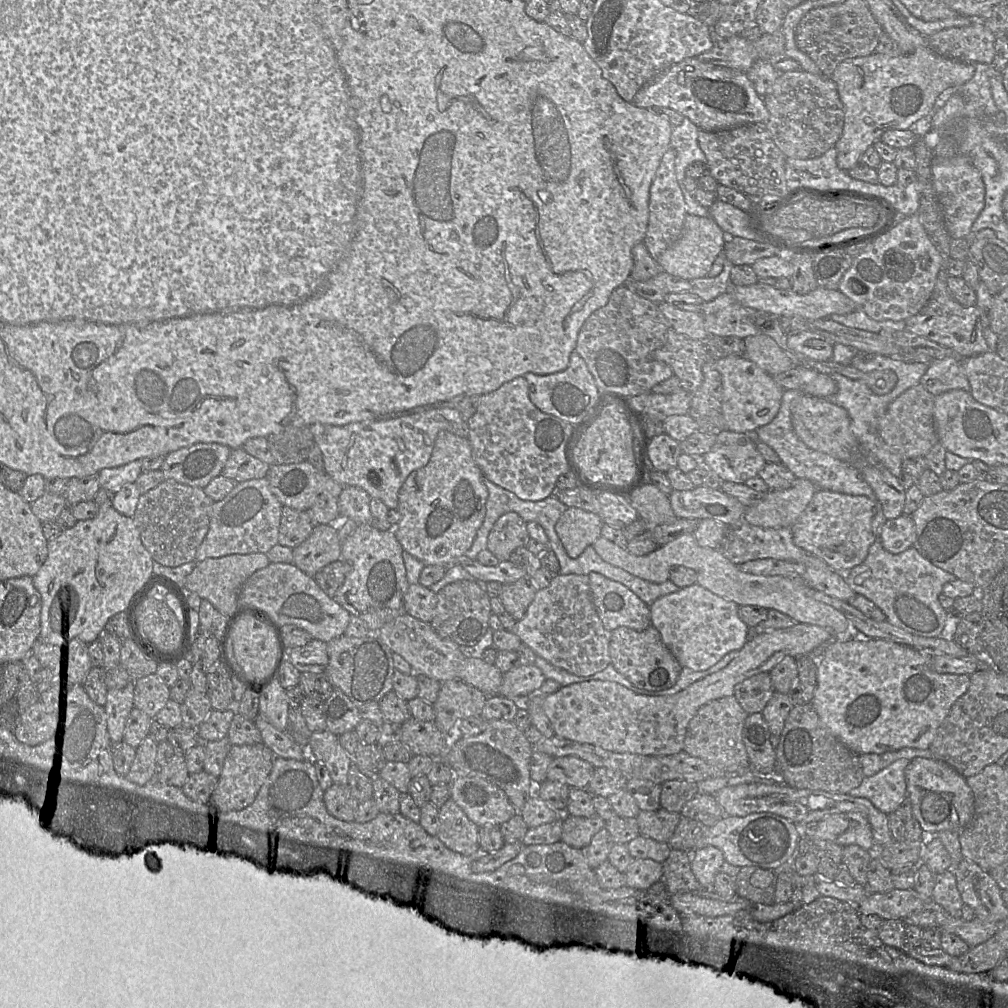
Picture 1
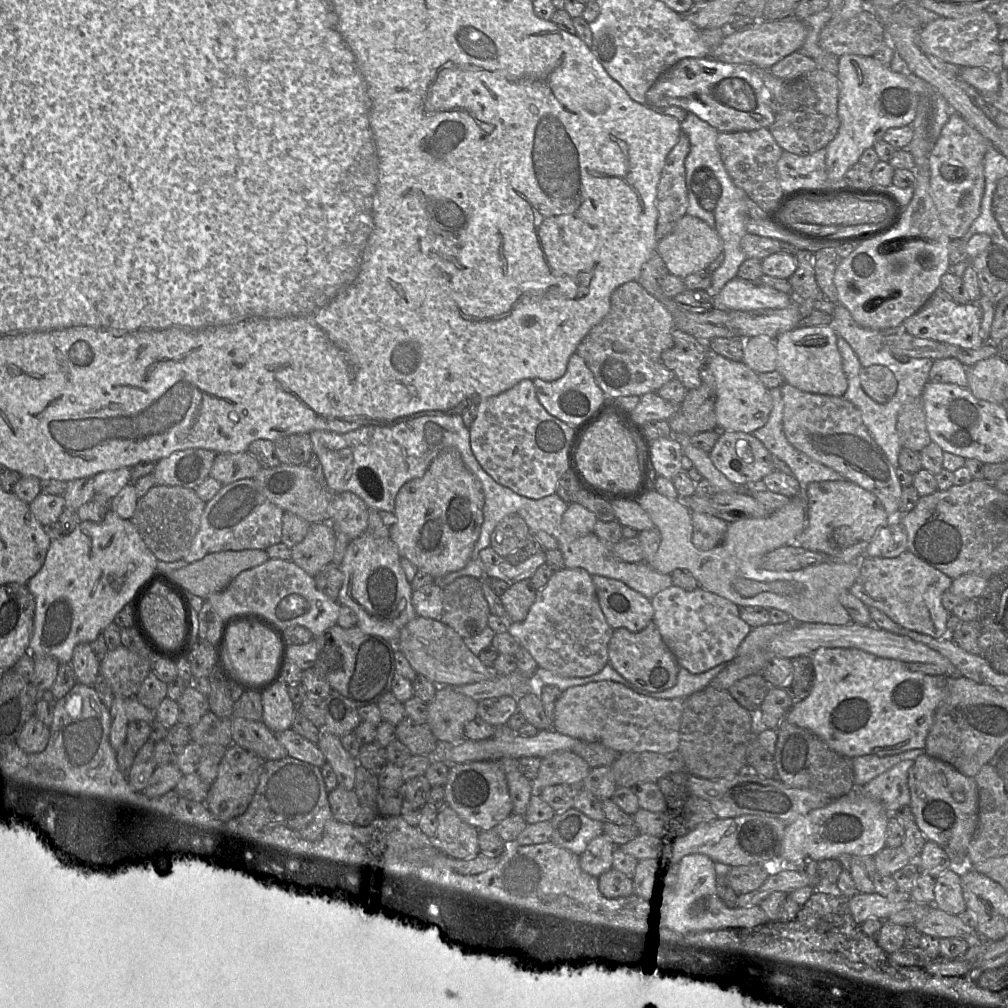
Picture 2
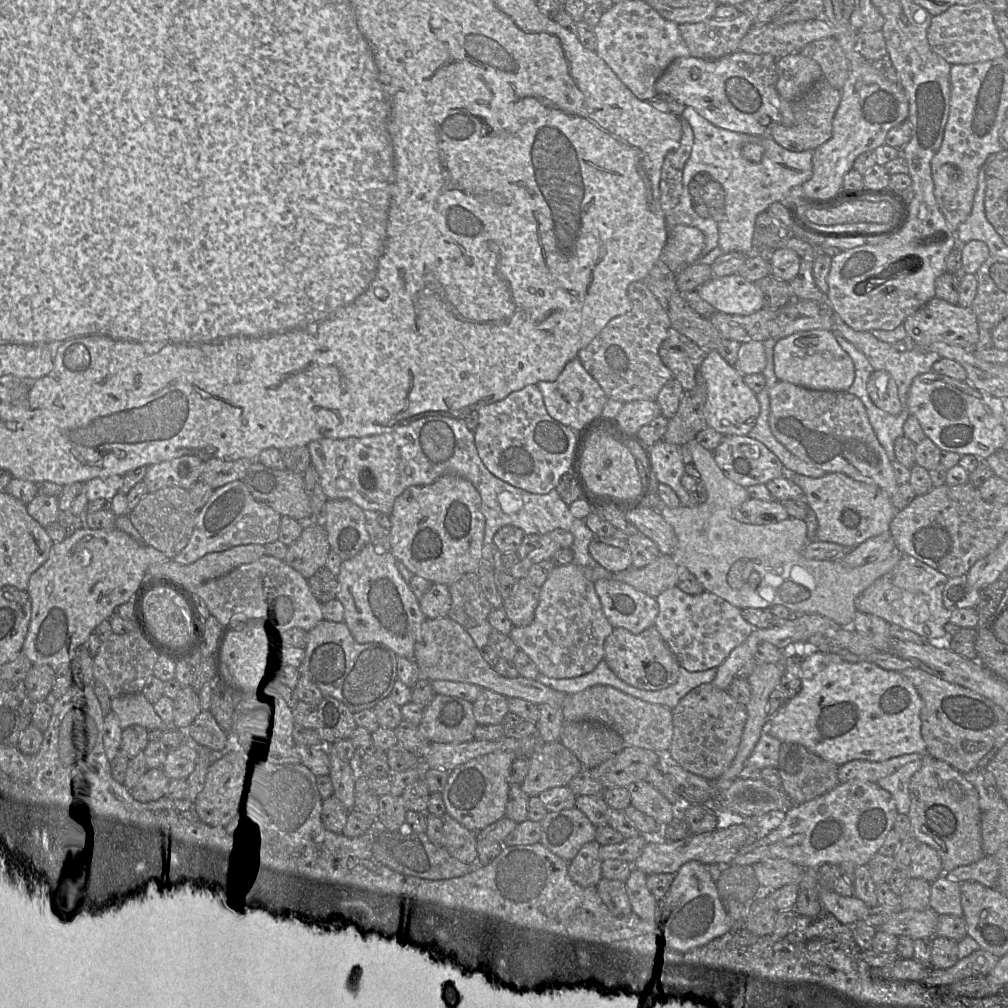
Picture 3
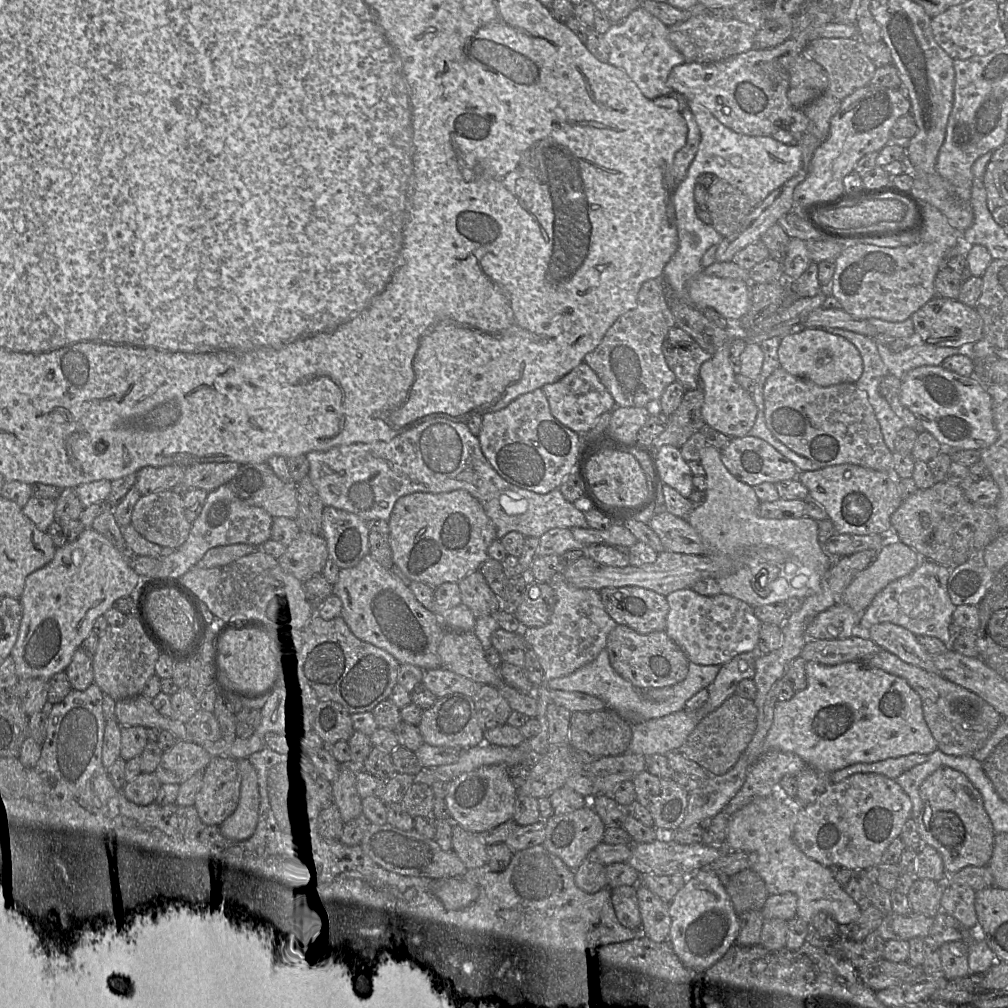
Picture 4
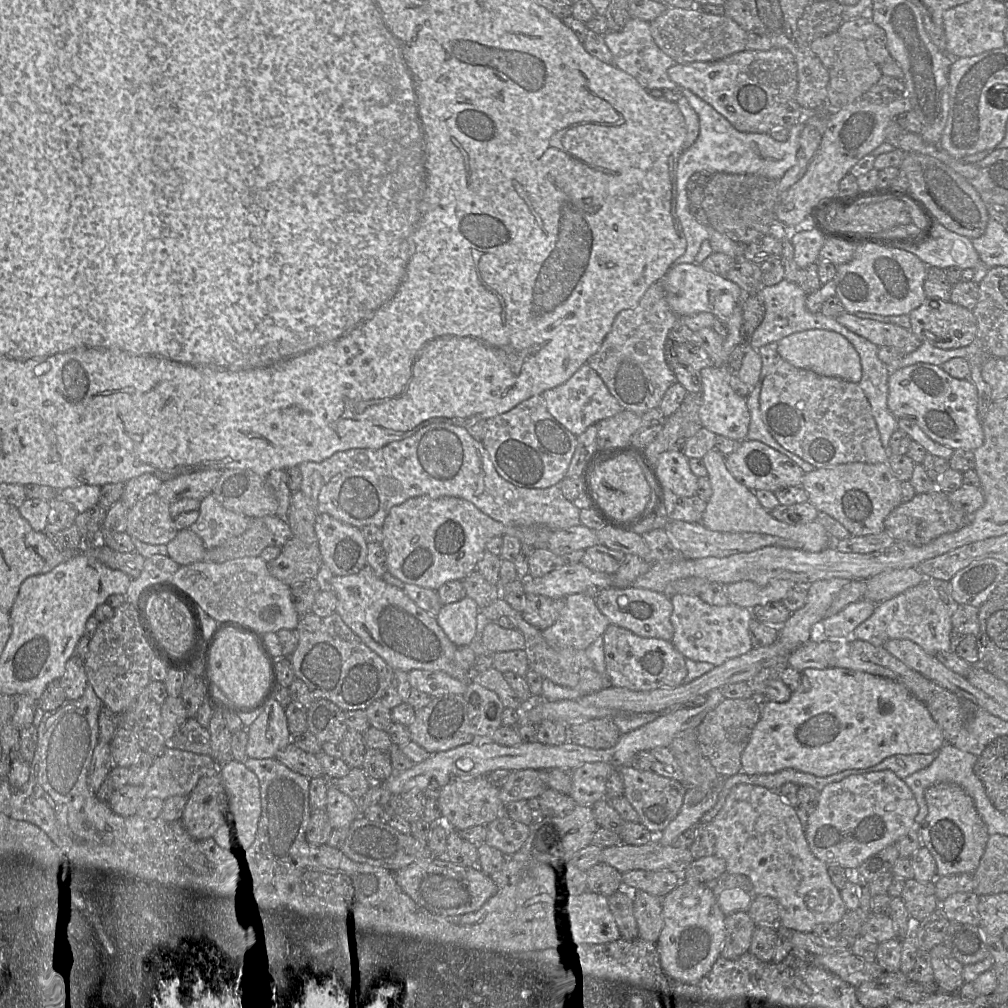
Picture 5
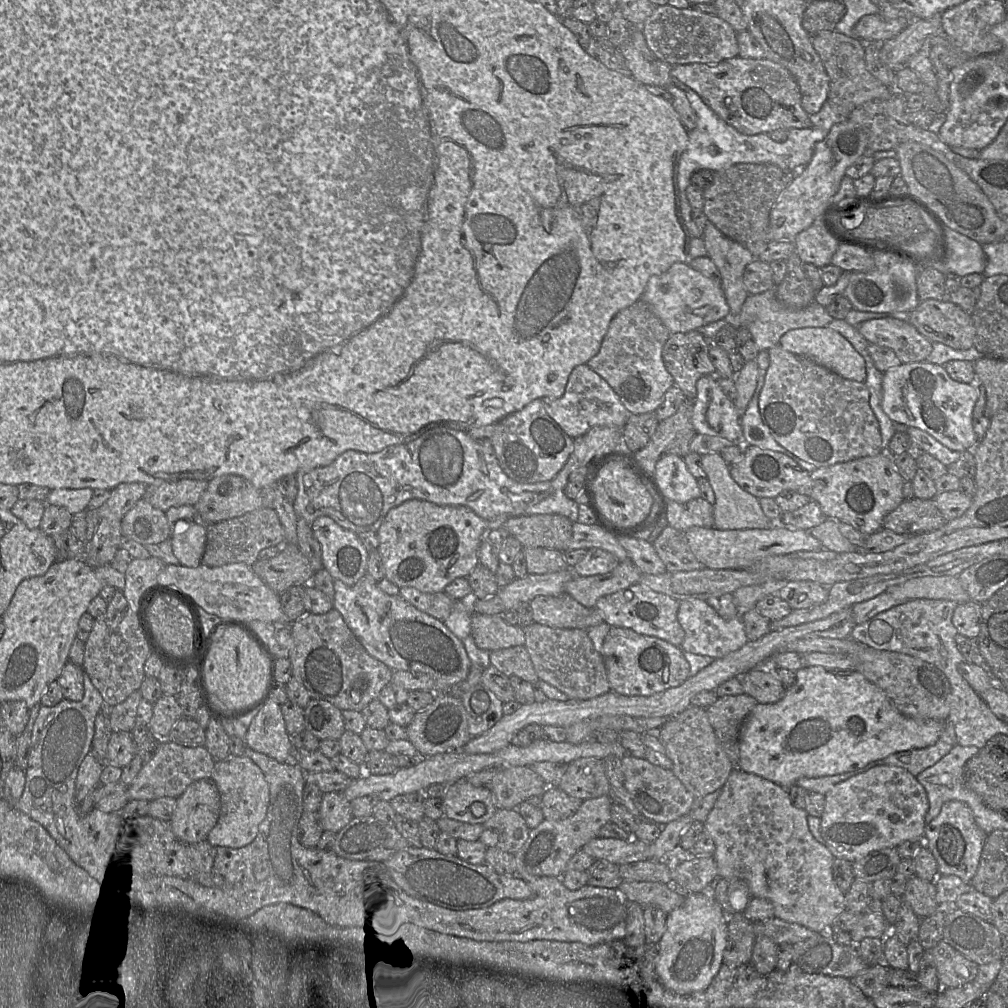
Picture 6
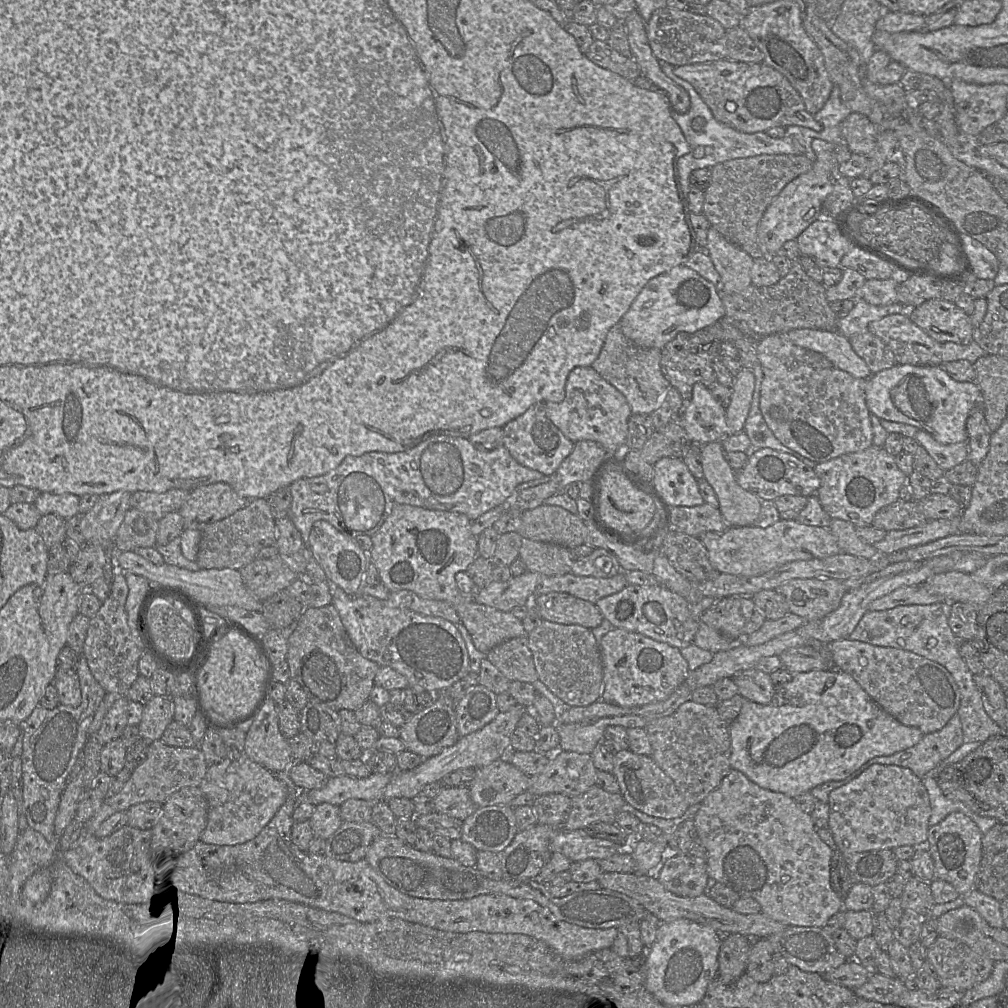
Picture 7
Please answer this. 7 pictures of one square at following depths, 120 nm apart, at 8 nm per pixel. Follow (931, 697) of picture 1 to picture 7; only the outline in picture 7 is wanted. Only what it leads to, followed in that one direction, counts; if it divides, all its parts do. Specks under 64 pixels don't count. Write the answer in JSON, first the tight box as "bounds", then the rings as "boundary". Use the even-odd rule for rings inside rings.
{"bounds":[728,668,924,799],"boundary":[[[834,668],[824,670],[811,670],[793,674],[792,679],[783,684],[777,685],[773,700],[768,705],[760,705],[756,702],[746,700],[736,719],[728,725],[731,738],[730,766],[746,775],[758,786],[774,792],[785,794],[792,799],[796,796],[809,792],[813,787],[828,781],[842,780],[861,767],[868,760],[877,756],[892,755],[901,750],[912,747],[918,743],[924,733],[916,727],[901,724],[880,706],[878,706],[857,681],[848,673]]]}

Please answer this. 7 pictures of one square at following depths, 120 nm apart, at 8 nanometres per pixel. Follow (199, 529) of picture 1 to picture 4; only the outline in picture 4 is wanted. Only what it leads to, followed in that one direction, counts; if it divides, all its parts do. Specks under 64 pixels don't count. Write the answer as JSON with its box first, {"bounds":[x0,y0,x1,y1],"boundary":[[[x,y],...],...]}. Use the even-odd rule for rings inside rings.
{"bounds":[131,490,192,549],"boundary":[[[161,490],[140,497],[132,512],[131,525],[146,540],[163,548],[177,549],[187,539],[192,523],[185,516],[182,492]]]}

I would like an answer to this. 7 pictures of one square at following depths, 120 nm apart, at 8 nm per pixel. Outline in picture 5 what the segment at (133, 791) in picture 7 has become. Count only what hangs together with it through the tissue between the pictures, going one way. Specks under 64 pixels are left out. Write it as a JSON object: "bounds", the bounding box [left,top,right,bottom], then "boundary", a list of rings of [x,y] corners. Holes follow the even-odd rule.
{"bounds":[141,746,218,799],"boundary":[[[166,746],[157,757],[141,786],[146,797],[167,799],[171,796],[188,796],[198,781],[218,770],[210,754],[197,754]]]}

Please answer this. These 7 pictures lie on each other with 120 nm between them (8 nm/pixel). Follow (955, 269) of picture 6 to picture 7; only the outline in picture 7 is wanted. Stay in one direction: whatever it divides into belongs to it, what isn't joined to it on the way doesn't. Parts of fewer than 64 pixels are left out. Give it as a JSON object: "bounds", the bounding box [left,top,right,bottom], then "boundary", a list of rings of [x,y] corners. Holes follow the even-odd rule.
{"bounds":[961,234,1000,280],"boundary":[[[962,234],[961,239],[972,267],[971,276],[994,280],[1000,266],[997,257],[978,240],[966,234]]]}

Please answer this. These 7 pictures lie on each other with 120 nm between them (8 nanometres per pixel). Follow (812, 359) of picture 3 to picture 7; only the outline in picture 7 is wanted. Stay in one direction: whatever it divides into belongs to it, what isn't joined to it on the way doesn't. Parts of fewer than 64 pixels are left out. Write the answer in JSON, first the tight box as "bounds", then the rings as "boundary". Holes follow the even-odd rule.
{"bounds":[786,329,872,379],"boundary":[[[793,329],[786,333],[795,345],[824,355],[837,368],[854,377],[868,379],[872,372],[853,350],[848,338],[838,331]]]}

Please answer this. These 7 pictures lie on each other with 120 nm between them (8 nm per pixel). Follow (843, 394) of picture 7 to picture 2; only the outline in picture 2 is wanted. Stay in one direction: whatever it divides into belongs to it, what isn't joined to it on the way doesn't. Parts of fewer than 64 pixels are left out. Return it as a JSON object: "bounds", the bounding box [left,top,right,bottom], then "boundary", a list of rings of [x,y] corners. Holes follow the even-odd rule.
{"bounds":[781,383,903,516],"boundary":[[[787,383],[781,386],[781,391],[783,430],[789,443],[874,494],[889,516],[898,516],[903,486],[886,454],[869,434],[860,411],[843,397],[803,392]]]}

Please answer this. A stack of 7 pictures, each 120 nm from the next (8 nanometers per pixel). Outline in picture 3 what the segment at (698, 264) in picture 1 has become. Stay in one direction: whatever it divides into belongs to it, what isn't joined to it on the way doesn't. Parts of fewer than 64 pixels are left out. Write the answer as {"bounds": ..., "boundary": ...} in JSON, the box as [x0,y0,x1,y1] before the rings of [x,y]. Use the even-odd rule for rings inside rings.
{"bounds":[661,225,705,274],"boundary":[[[677,225],[668,235],[661,258],[677,274],[704,256],[704,244],[705,236],[698,228]]]}

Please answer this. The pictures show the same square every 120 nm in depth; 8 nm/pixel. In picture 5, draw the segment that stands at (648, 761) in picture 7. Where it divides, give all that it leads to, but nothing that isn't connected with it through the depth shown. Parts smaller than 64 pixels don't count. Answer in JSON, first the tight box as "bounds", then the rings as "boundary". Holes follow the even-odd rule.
{"bounds":[620,763,686,834],"boundary":[[[631,763],[620,767],[624,777],[625,796],[640,817],[640,821],[654,834],[660,834],[678,814],[686,793],[683,782],[662,776],[652,770],[640,770]]]}

